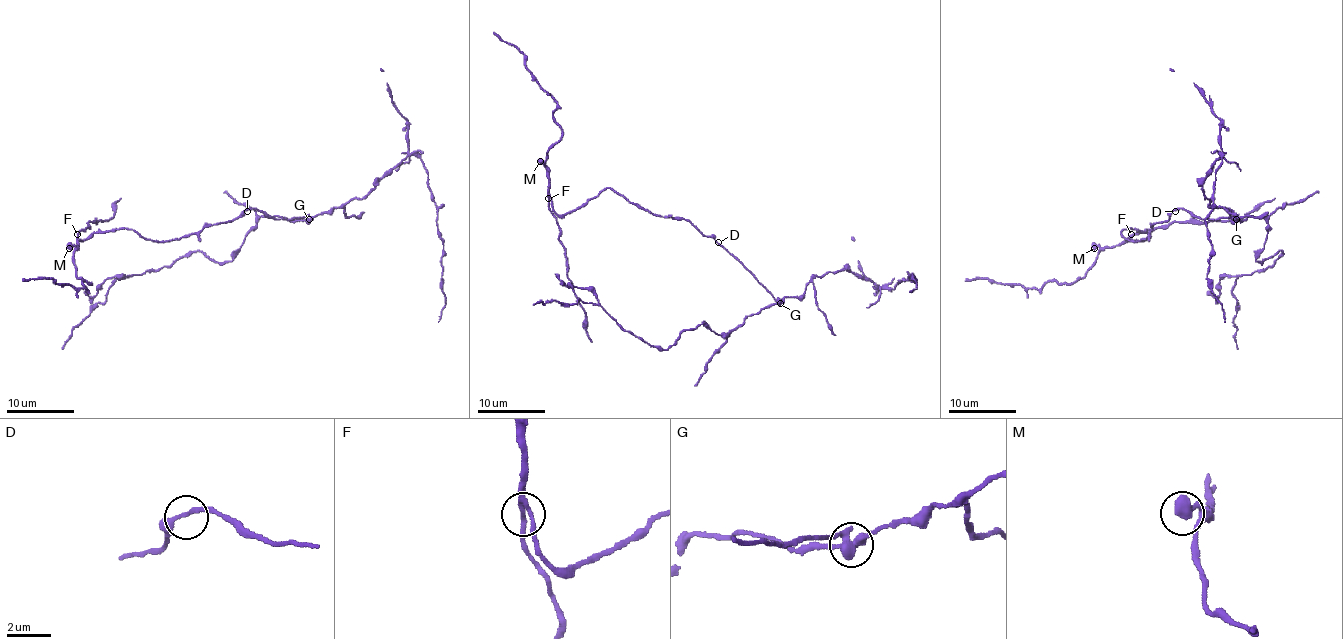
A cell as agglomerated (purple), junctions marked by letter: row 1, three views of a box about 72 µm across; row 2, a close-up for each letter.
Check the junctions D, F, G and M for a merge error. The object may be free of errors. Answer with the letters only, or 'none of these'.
G

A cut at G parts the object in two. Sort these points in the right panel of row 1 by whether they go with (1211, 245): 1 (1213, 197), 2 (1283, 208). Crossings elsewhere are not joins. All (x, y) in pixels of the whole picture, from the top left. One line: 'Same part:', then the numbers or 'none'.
Same part: 1, 2

